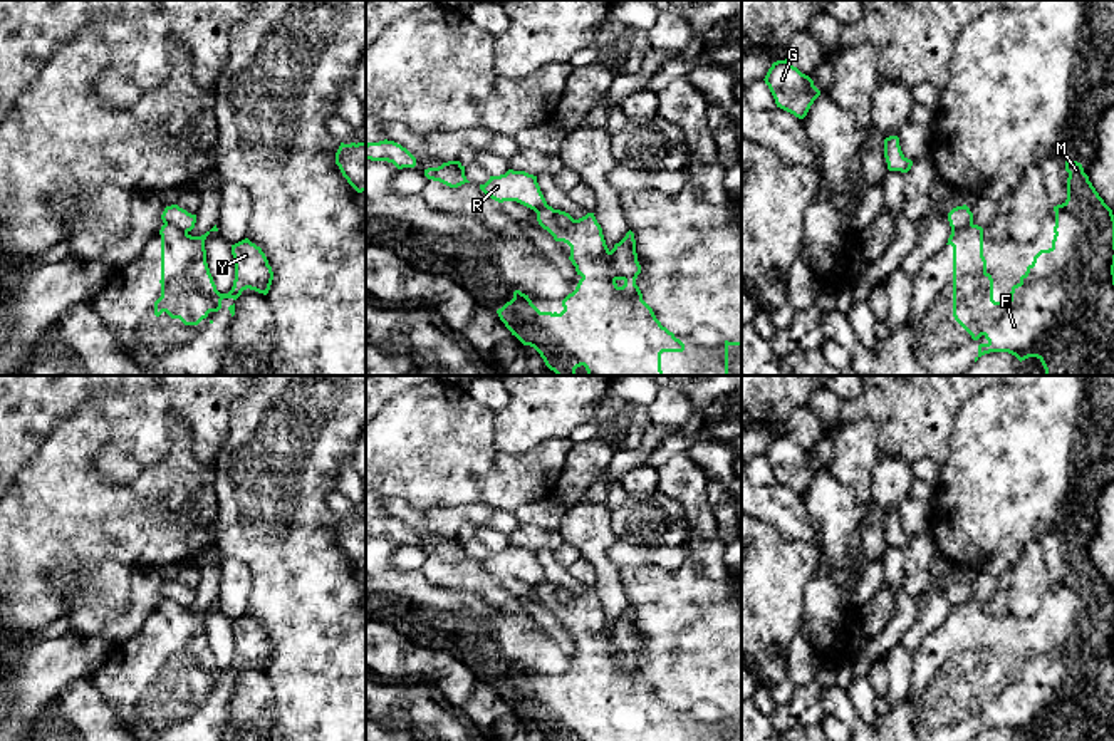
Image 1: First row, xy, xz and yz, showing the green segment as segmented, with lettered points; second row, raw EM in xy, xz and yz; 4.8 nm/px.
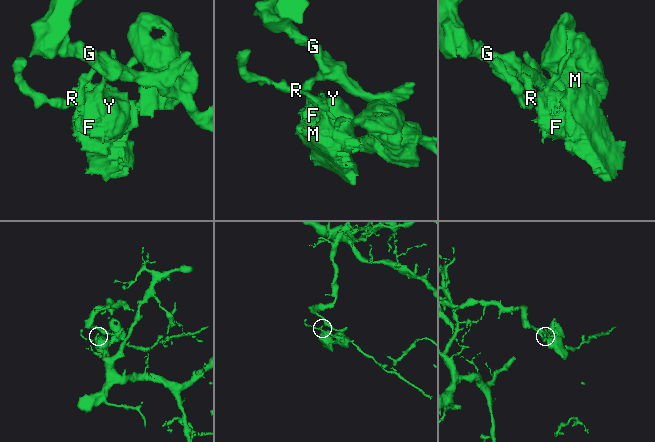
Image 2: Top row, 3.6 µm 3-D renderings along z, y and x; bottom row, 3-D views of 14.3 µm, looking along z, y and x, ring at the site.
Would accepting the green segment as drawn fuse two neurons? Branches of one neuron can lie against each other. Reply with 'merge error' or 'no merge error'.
merge error

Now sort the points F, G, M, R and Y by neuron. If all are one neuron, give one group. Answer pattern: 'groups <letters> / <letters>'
groups F M Y / G R

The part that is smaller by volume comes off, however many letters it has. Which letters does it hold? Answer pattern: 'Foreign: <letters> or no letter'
Foreign: F, M, Y

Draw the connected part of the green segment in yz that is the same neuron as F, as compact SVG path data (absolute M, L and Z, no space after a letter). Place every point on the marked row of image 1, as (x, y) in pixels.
M1065 161L1065 171L1069 173L1067 200L1054 206L1052 246L1033 256L1020 282L1012 287L1008 302L993 300L993 278L986 272L983 256L983 228L971 223L951 230L946 245L953 246L953 317L973 340L981 335L988 340L978 345L975 362L990 352L1008 352L1020 362L1037 357L1045 376L1114 376L1114 215L1089 181L1080 163Z

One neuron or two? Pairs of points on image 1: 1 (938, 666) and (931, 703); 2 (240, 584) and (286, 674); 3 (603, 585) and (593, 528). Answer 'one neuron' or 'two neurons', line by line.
1: one neuron
2: two neurons
3: one neuron

